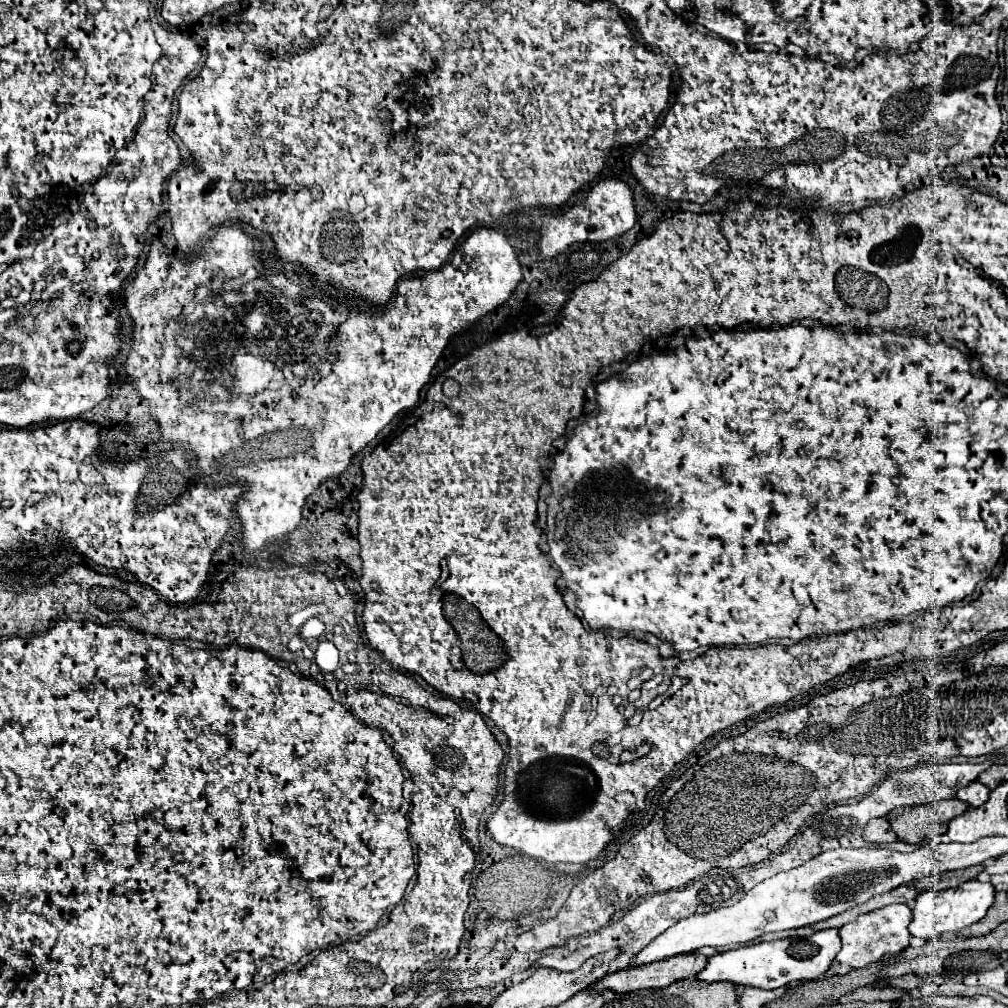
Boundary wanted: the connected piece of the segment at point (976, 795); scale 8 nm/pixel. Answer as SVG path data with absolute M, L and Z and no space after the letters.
M974 781L974 783L970 783L968 787L962 787L956 793L956 797L962 799L962 801L966 801L970 807L984 805L988 801L988 795L990 795L990 789L986 785L982 785L980 781Z

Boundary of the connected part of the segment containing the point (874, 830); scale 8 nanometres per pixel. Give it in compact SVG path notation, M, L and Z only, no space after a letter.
M874 819L874 821L870 821L870 825L866 825L864 839L870 843L876 843L876 845L884 845L884 843L898 841L898 835L892 831L888 819Z

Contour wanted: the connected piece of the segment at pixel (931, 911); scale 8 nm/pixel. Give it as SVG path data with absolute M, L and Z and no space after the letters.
M978 879L974 881L966 881L956 889L946 889L946 891L924 891L916 897L914 903L914 919L910 923L910 935L920 937L924 941L930 939L938 939L944 933L950 931L960 931L976 921L980 921L986 911L990 909L990 905L994 903L994 887L992 883L982 883Z

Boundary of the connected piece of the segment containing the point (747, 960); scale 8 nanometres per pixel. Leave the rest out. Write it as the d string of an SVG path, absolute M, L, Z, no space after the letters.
M838 929L818 931L818 933L814 933L810 937L802 937L802 939L788 937L788 939L764 941L764 943L756 943L756 945L744 945L744 947L738 947L732 951L722 951L722 953L708 957L708 965L696 975L696 979L704 981L704 983L730 981L736 985L778 989L792 981L822 977L828 971L828 967L832 965L840 947L842 947L842 943L838 937Z

